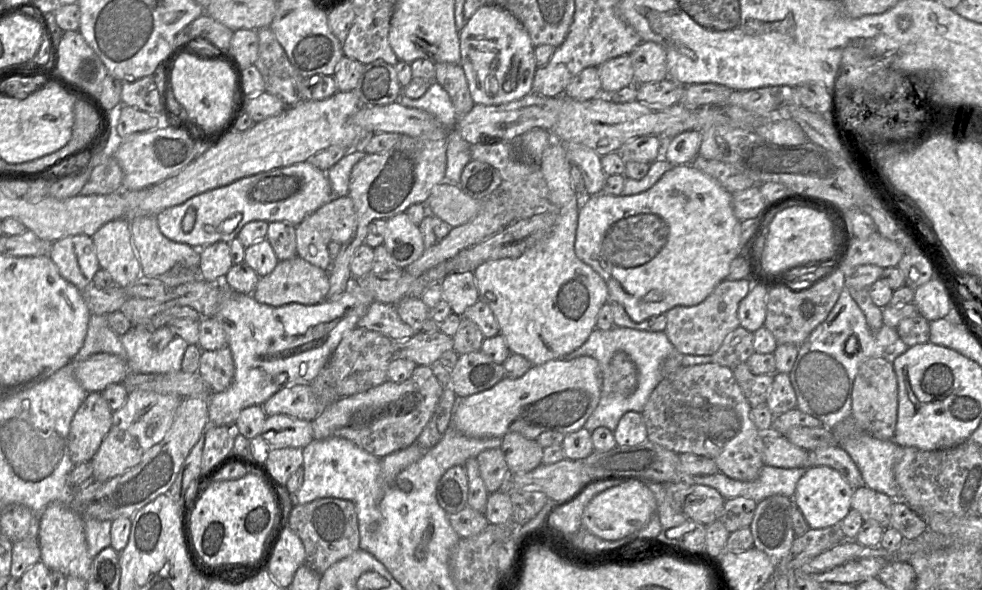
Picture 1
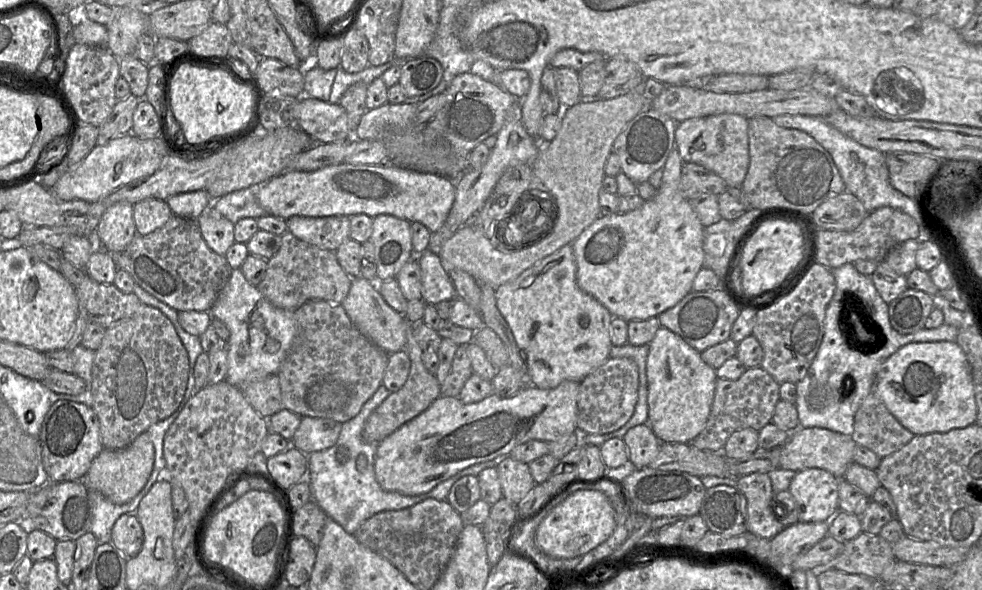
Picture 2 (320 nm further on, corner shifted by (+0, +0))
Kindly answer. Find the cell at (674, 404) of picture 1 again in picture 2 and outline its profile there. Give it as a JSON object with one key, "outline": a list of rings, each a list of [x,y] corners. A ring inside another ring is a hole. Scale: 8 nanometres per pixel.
{"outline":[[[755,472],[737,478],[737,487],[746,501],[746,531],[771,539],[785,528],[772,511],[773,489],[768,473]]]}

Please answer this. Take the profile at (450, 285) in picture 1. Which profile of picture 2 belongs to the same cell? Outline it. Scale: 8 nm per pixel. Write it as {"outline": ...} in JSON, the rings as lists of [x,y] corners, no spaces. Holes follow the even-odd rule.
{"outline":[[[426,250],[418,256],[421,269],[421,294],[426,304],[436,305],[442,301],[453,301],[456,290],[443,268],[441,259],[436,251]]]}

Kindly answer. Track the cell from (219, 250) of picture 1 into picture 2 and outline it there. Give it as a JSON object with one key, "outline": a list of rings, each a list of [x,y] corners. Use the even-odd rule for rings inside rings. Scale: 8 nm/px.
{"outline":[[[212,205],[197,219],[202,237],[215,253],[225,256],[235,243],[235,224],[215,211]]]}

